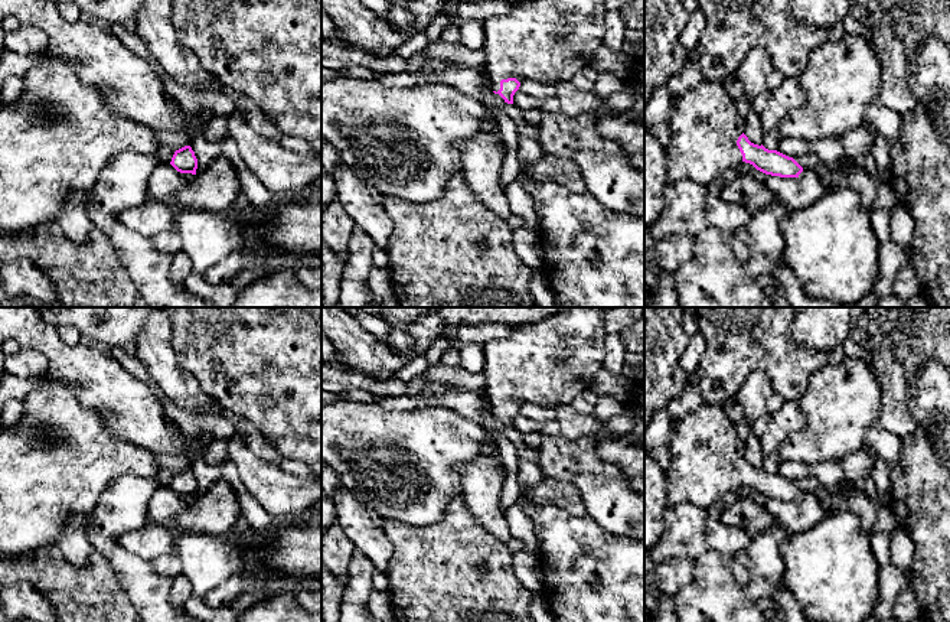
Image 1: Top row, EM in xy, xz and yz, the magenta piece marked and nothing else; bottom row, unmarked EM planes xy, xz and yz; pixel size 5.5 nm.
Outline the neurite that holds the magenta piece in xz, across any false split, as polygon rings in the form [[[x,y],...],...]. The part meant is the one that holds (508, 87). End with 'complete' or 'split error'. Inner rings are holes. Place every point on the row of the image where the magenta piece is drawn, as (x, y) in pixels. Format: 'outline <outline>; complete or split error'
outline [[[531,0],[483,20],[484,69],[493,92],[513,104],[513,95],[523,79],[545,85],[571,81],[590,66],[592,55],[603,46],[605,13],[604,0]]]; split error

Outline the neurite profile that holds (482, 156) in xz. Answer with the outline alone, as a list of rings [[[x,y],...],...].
[[[490,113],[483,120],[483,130],[460,141],[458,150],[460,175],[464,182],[496,216],[506,219],[510,215],[510,206],[505,188],[500,186],[505,146]]]

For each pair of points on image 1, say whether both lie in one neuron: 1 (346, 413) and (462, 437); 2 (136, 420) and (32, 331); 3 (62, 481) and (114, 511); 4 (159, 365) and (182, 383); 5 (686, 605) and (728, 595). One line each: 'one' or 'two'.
1: one
2: one
3: two
4: one
5: one

